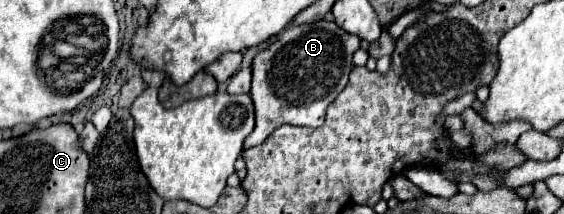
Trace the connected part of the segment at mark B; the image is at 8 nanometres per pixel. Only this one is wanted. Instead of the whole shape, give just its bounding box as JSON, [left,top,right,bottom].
[245,21,361,147]

